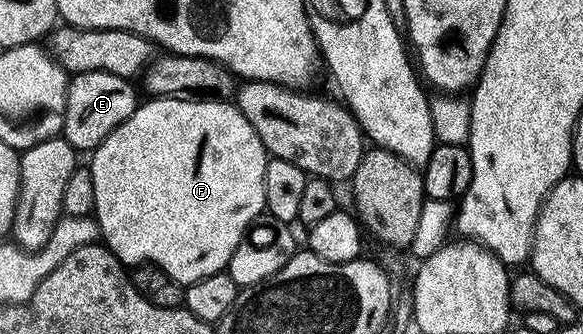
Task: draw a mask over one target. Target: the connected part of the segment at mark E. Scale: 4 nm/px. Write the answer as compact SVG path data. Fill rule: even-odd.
M80 71L72 74L67 84L62 138L67 139L76 152L94 152L105 141L105 137L113 133L113 129L117 129L134 113L137 106L134 86L136 84L132 80L104 71Z

